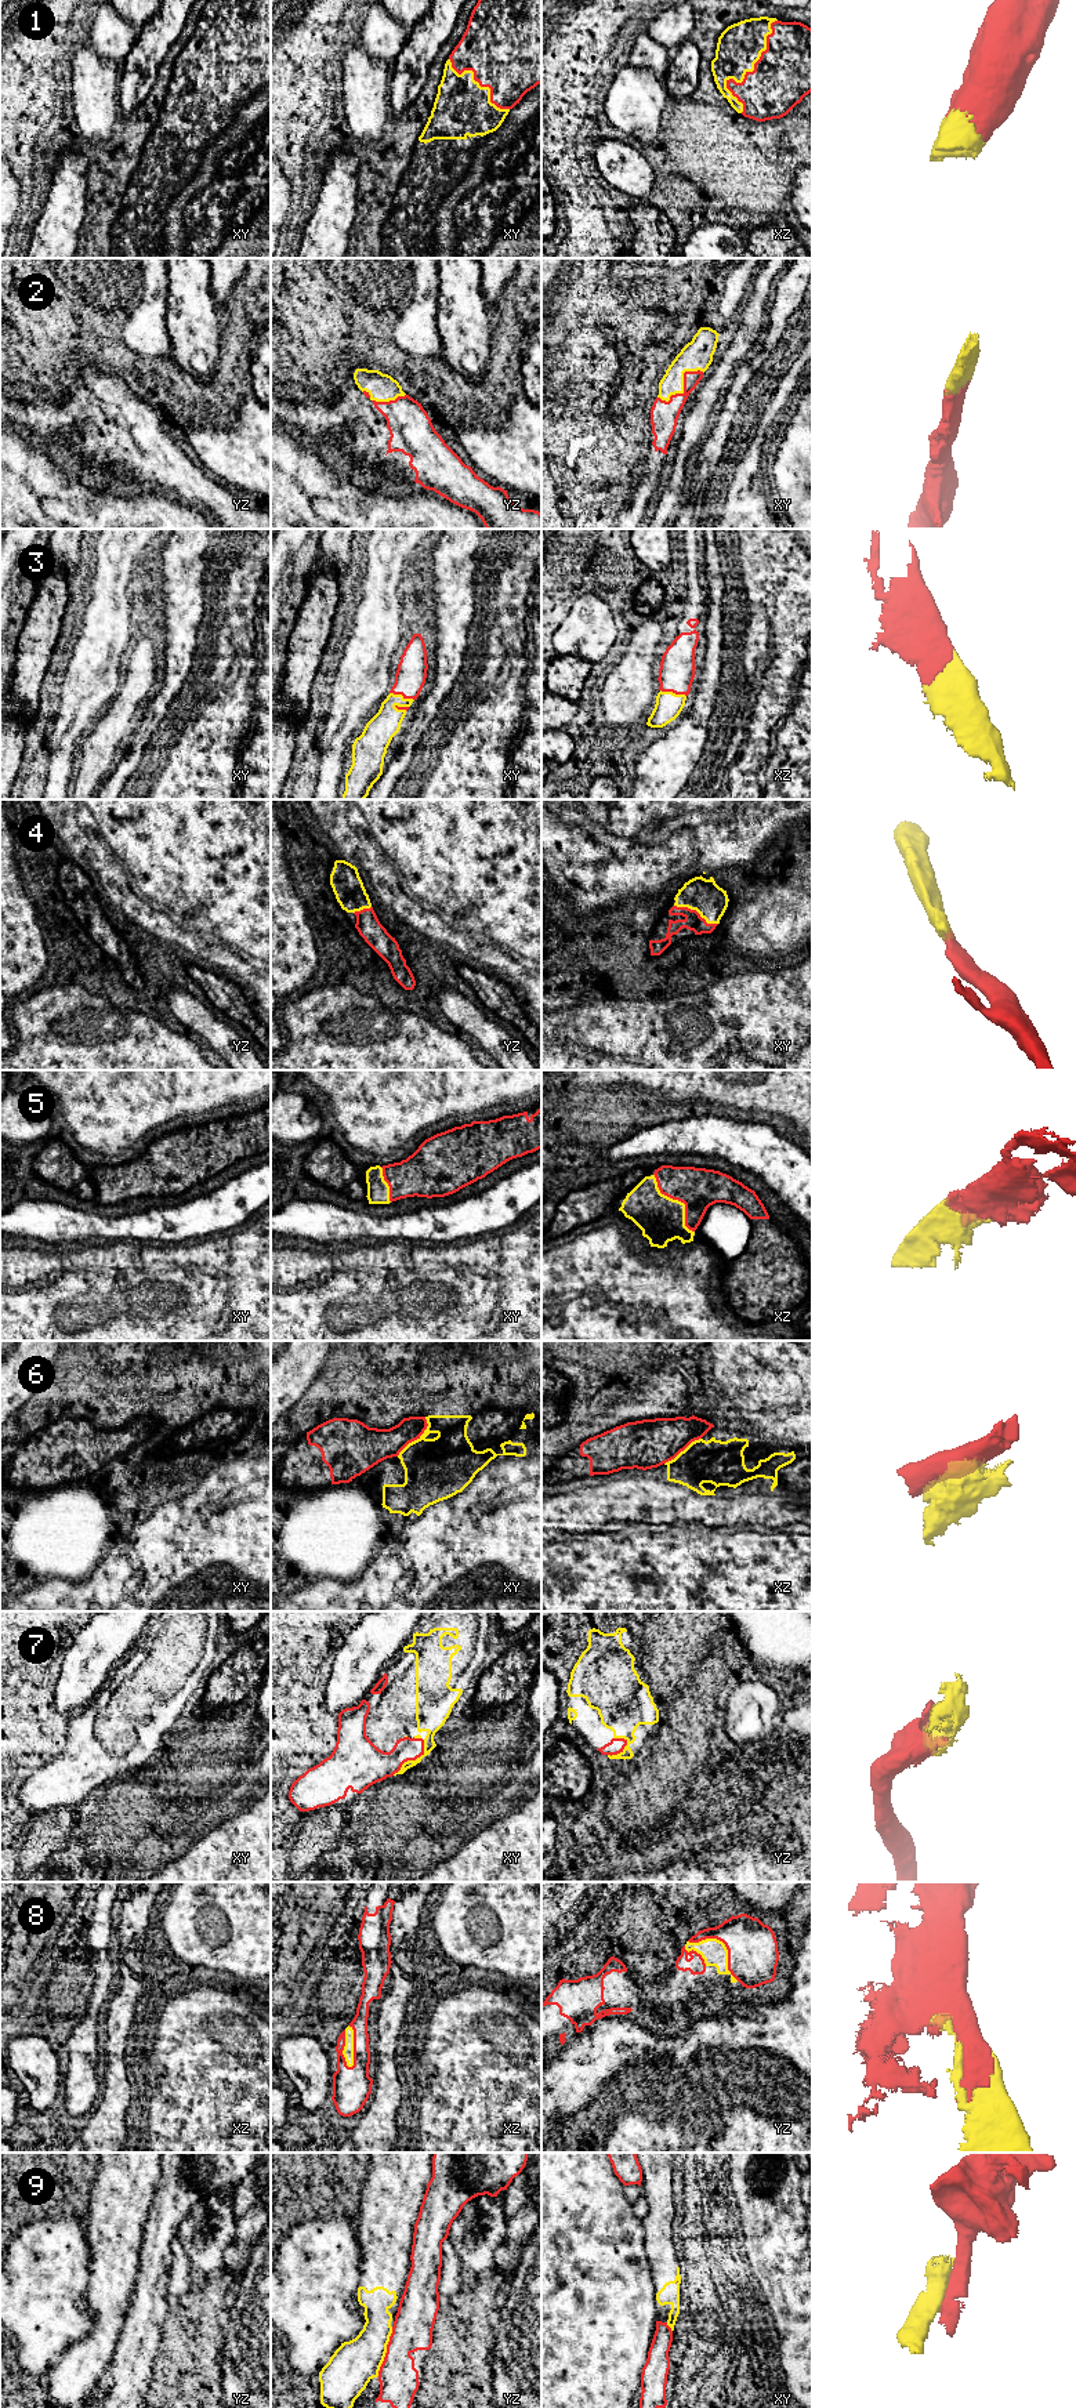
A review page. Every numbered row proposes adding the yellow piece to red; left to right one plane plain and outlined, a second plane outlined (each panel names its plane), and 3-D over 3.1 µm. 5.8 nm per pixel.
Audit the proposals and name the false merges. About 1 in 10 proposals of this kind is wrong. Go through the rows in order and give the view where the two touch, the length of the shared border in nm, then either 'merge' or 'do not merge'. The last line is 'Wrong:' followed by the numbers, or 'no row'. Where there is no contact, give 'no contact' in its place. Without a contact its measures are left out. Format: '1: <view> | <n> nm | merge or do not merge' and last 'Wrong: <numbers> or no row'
1: xz | 600 nm | merge
2: xy | 320 nm | merge
3: xy | 150 nm | merge
4: xy | 280 nm | merge
5: xz | 420 nm | merge
6: xy | 280 nm | do not merge
7: xy | 280 nm | merge
8: xz | 240 nm | merge
9: yz | 300 nm | do not merge
Wrong: 6, 9

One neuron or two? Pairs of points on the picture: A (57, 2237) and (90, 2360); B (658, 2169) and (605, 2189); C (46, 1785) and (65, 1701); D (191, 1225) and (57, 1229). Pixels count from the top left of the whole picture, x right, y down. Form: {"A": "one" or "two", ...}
{"A": "two", "B": "two", "C": "two", "D": "one"}

